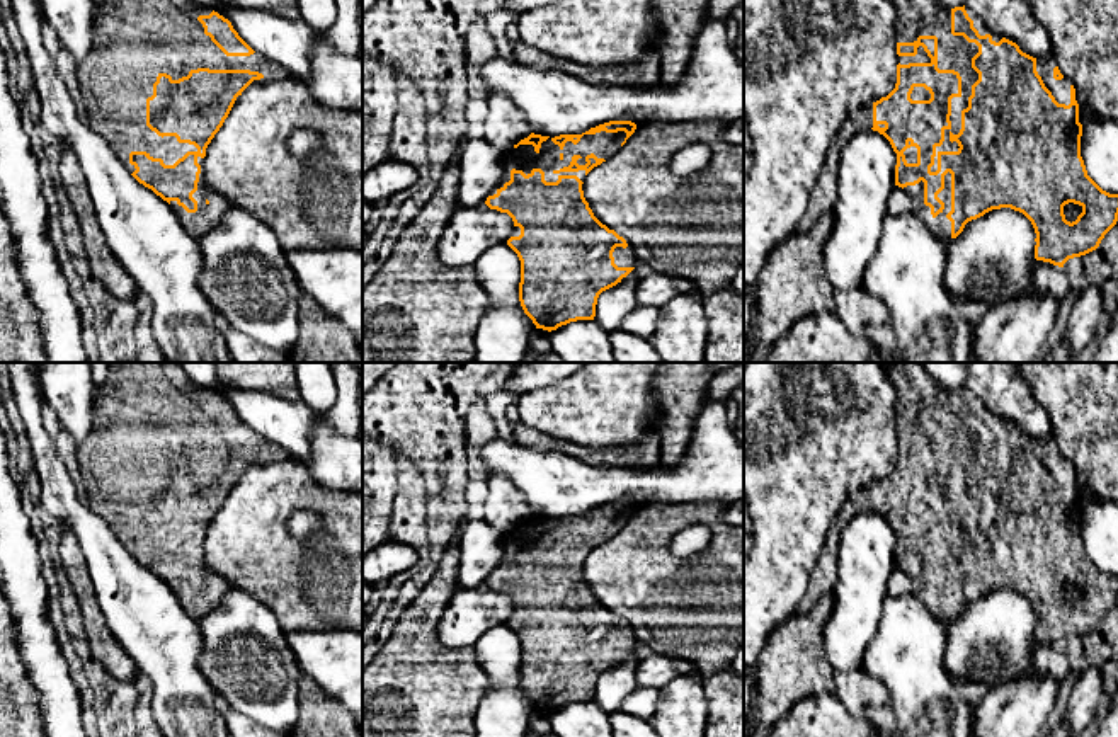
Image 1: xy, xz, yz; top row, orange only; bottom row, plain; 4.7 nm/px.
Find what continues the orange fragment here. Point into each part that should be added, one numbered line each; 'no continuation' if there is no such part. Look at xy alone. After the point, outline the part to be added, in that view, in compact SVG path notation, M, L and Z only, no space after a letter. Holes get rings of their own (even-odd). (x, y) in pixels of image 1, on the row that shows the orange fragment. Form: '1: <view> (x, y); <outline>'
1: xy (133, 39); M104 0L94 14L94 44L88 54L77 61L77 78L83 99L85 123L97 131L112 148L114 155L133 174L131 151L146 151L174 165L187 151L197 151L194 145L179 143L175 136L158 136L146 126L146 99L153 95L153 83L160 73L172 80L187 77L191 70L250 70L274 80L289 73L269 58L254 53L250 56L226 56L209 36L204 34L199 15L213 10L192 0Z

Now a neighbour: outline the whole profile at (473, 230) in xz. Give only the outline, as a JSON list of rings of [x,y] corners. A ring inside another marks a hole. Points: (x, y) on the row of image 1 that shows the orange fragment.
[[[487,204],[458,208],[437,242],[437,259],[446,267],[471,267],[490,249],[507,243],[514,221]]]

